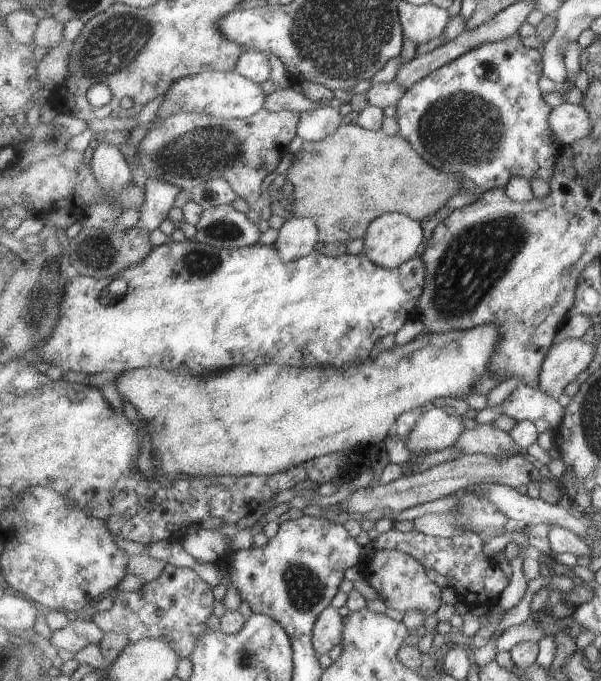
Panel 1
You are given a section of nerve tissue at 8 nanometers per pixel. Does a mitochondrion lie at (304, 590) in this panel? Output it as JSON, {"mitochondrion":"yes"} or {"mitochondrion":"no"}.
{"mitochondrion":"yes"}

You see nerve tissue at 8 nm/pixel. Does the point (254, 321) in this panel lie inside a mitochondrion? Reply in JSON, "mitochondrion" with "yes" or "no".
{"mitochondrion":"no"}

